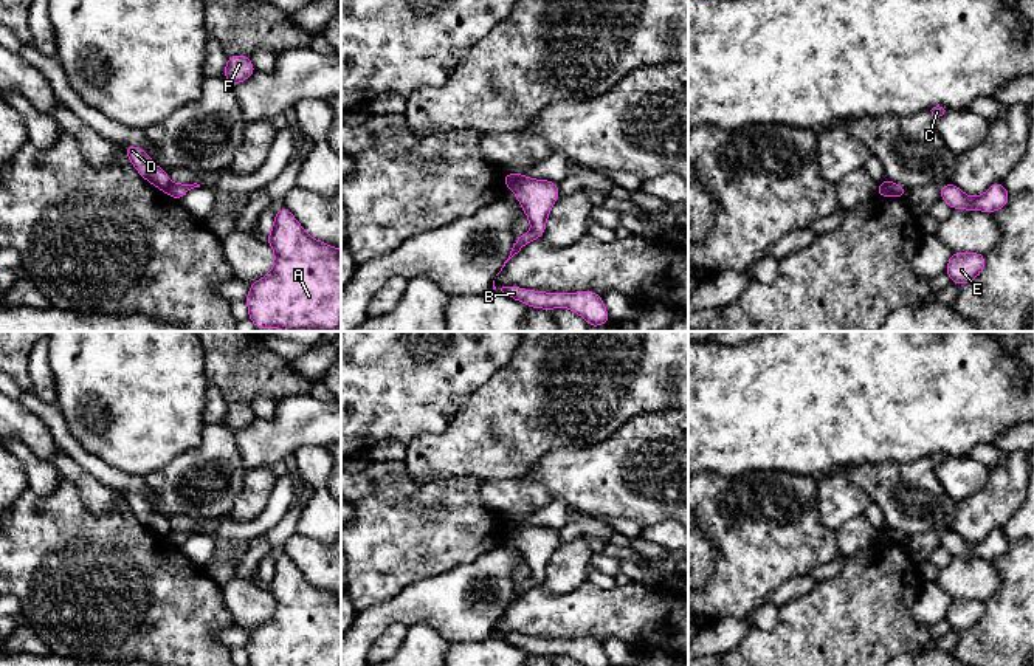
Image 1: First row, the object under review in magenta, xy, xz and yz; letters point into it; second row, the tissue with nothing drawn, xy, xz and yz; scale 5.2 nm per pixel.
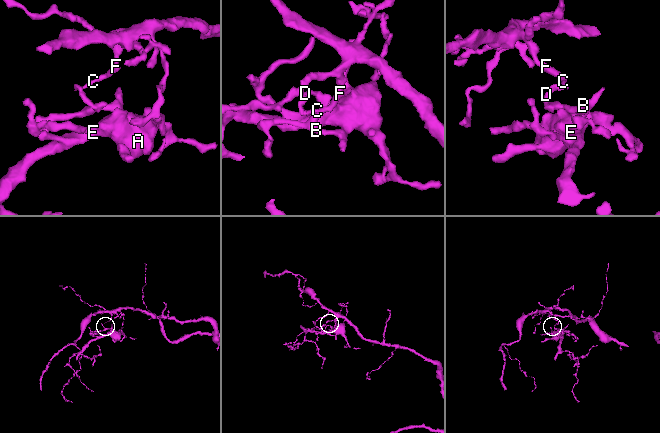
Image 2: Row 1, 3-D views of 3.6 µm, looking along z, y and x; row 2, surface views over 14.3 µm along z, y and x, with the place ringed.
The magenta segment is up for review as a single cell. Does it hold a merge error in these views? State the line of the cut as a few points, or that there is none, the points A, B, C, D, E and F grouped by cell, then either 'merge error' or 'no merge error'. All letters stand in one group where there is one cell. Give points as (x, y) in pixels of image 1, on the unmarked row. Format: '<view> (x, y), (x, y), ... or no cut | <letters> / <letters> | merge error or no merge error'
xz (516, 521), (515, 530), (510, 535) | A B E / C D F | merge error

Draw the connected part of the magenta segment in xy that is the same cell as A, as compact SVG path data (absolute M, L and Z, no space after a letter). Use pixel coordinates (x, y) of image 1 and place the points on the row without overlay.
M287 554L276 558L265 587L274 598L274 612L267 623L250 630L248 664L341 666L341 596L310 584Z

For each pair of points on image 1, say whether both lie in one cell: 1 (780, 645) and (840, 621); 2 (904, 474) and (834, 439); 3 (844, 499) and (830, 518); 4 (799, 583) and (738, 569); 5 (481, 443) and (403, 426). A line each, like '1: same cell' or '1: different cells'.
1: same cell
2: different cells
3: same cell
4: different cells
5: different cells

